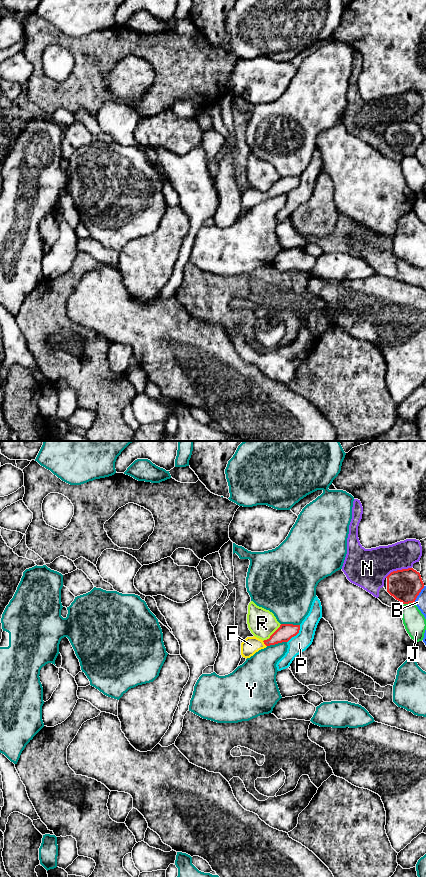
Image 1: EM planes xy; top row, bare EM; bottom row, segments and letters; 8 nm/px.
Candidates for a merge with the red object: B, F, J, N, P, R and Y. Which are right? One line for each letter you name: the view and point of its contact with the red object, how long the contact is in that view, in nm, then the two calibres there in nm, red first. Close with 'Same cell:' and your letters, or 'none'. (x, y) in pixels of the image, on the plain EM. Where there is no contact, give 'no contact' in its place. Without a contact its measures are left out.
F: xy (264, 195) | 60 nm | 140/140 nm
Same cell: F

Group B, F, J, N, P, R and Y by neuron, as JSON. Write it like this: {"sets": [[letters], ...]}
{"sets": [["B"], ["F"], ["J"], ["N"], ["P"], ["R"], ["Y"]]}

